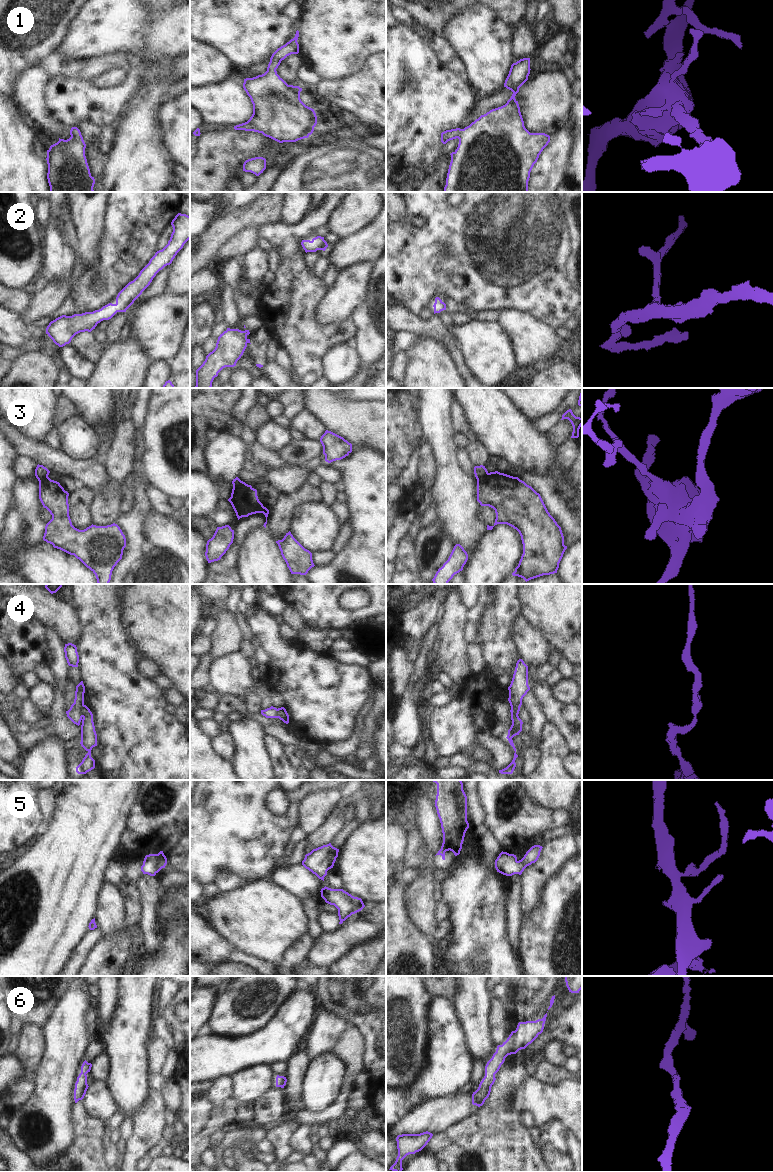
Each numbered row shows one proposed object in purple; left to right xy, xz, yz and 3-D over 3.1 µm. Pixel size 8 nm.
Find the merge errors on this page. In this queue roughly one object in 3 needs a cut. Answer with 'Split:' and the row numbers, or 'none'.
Split: 3, 4

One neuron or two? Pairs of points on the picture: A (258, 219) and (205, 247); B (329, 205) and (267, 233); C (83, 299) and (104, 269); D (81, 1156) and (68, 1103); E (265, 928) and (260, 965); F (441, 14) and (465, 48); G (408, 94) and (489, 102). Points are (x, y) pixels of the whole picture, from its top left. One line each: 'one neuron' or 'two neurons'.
A: one neuron
B: one neuron
C: one neuron
D: two neurons
E: two neurons
F: two neurons
G: two neurons

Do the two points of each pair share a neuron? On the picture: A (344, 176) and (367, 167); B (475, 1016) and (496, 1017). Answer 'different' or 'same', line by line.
A: same
B: different

